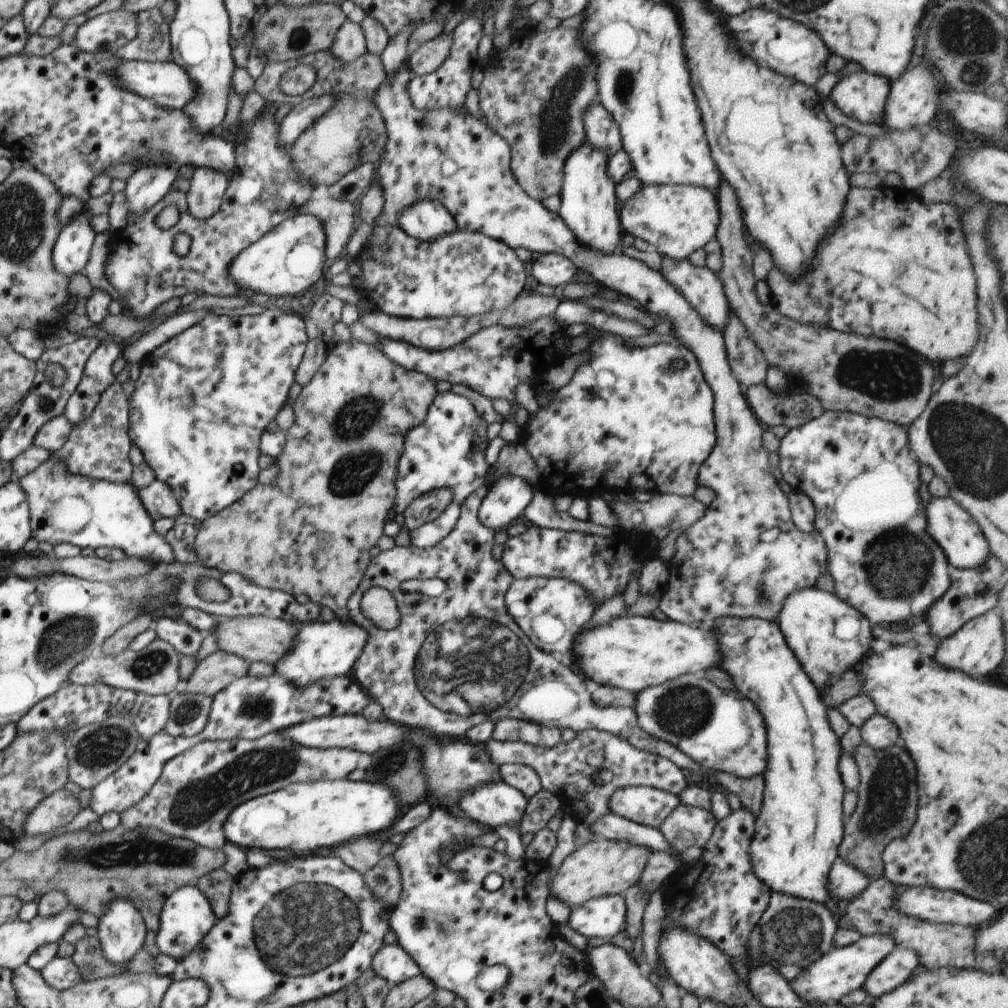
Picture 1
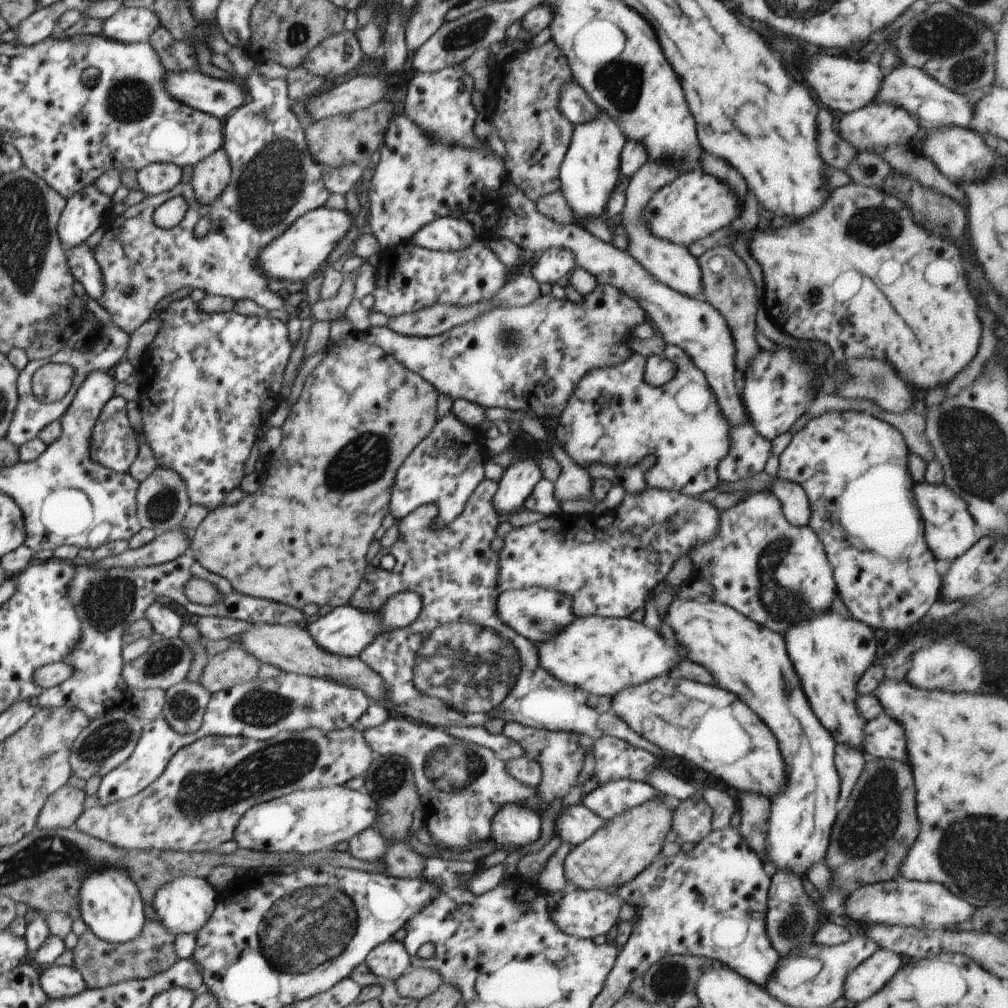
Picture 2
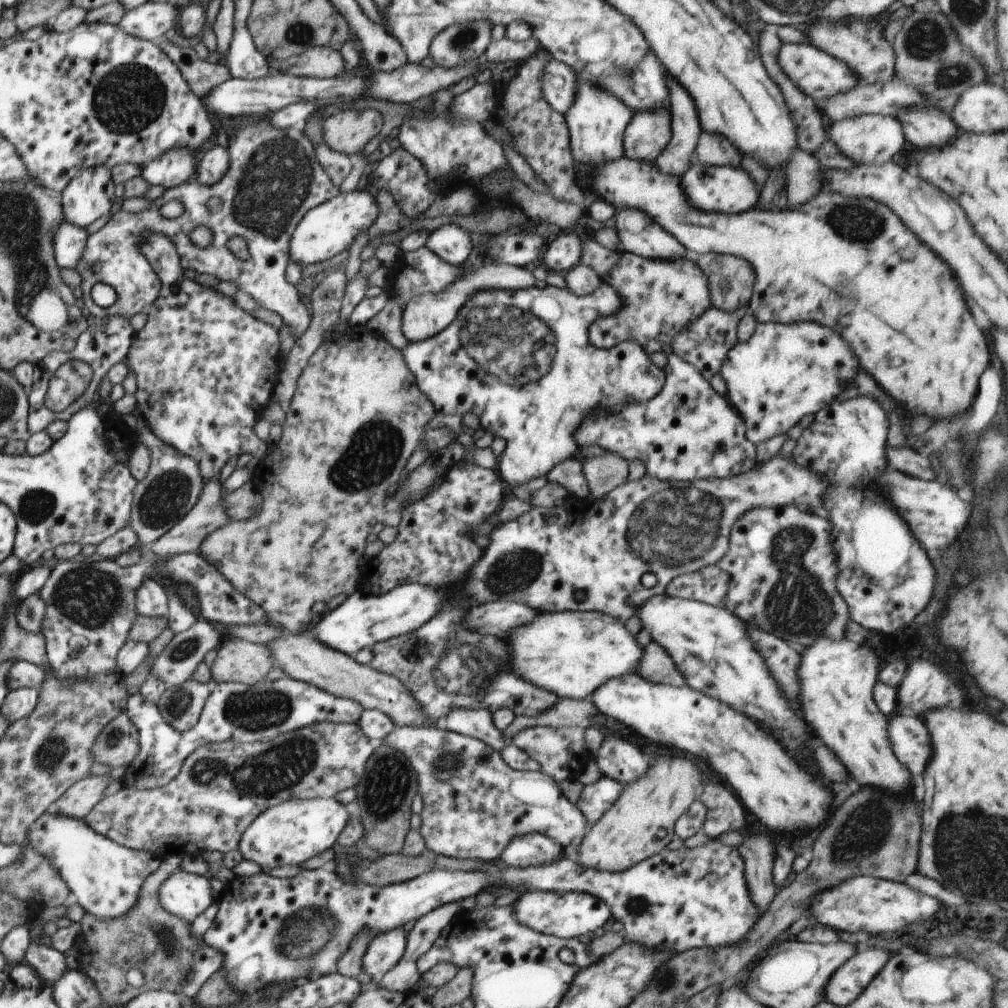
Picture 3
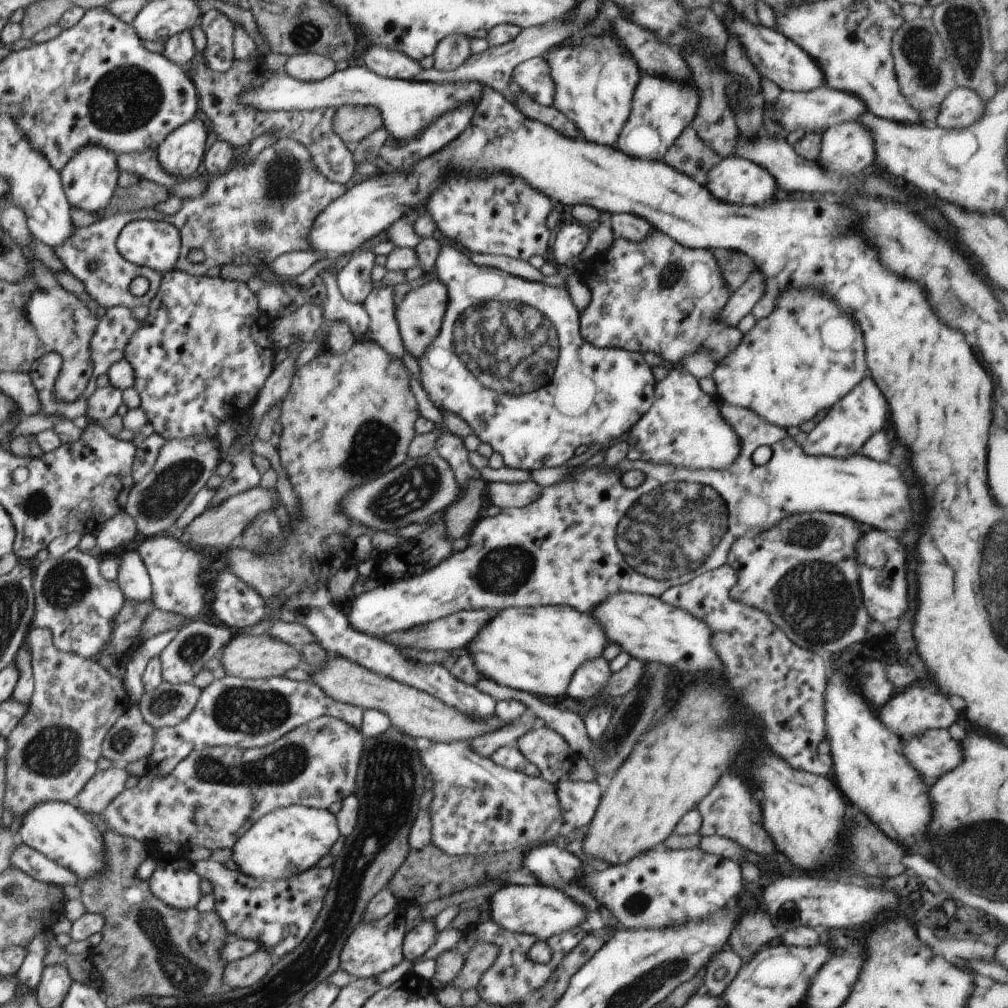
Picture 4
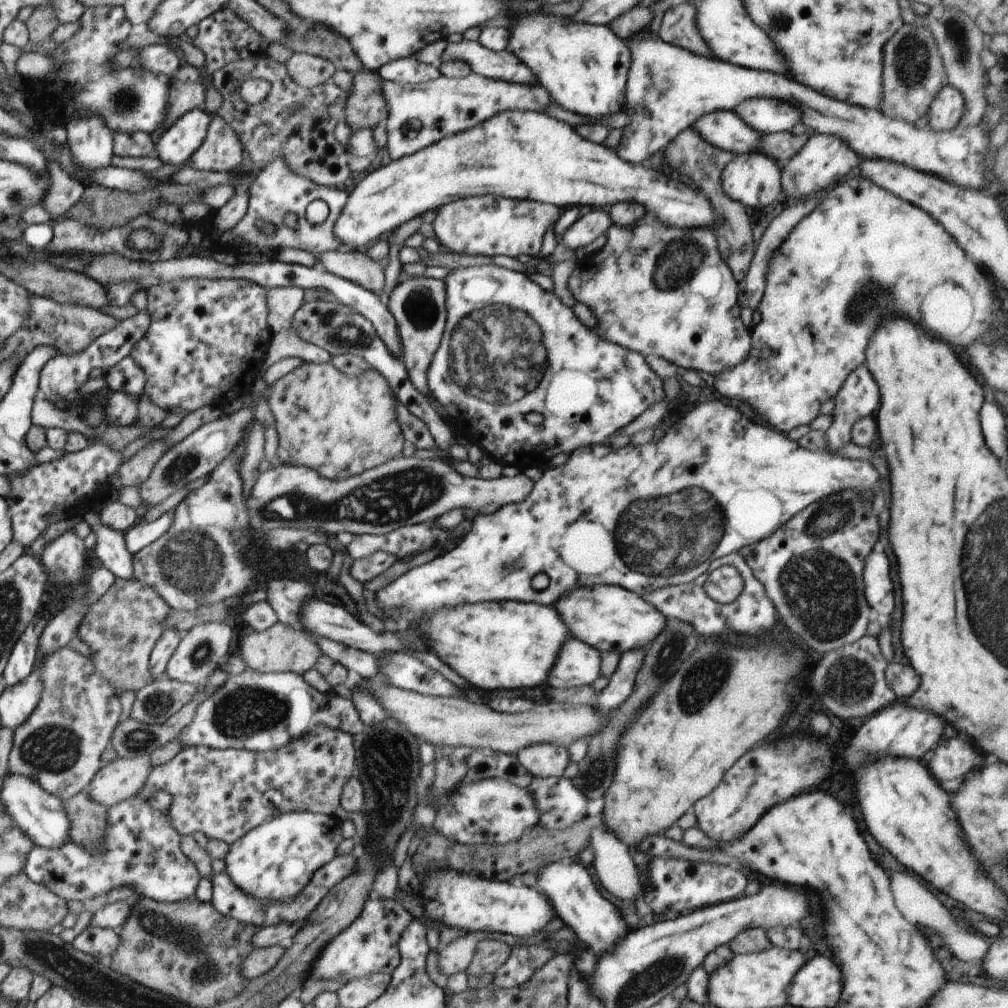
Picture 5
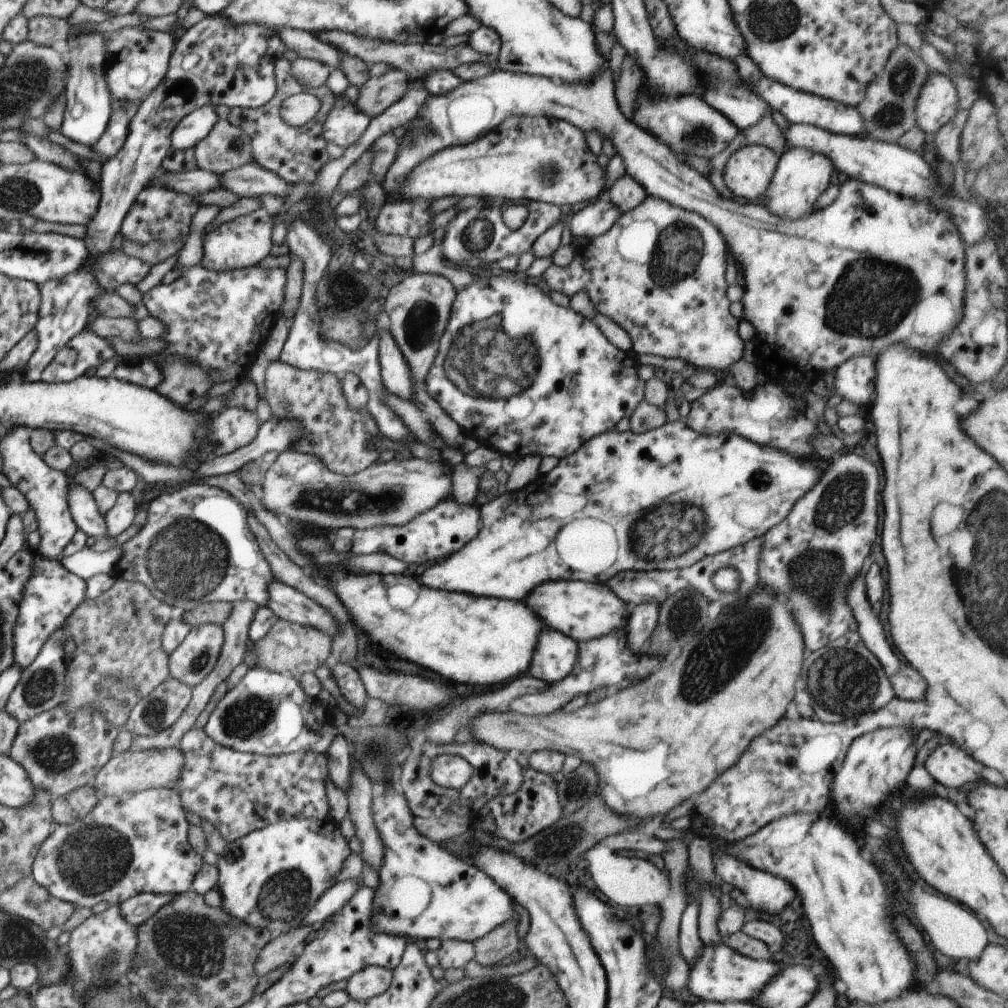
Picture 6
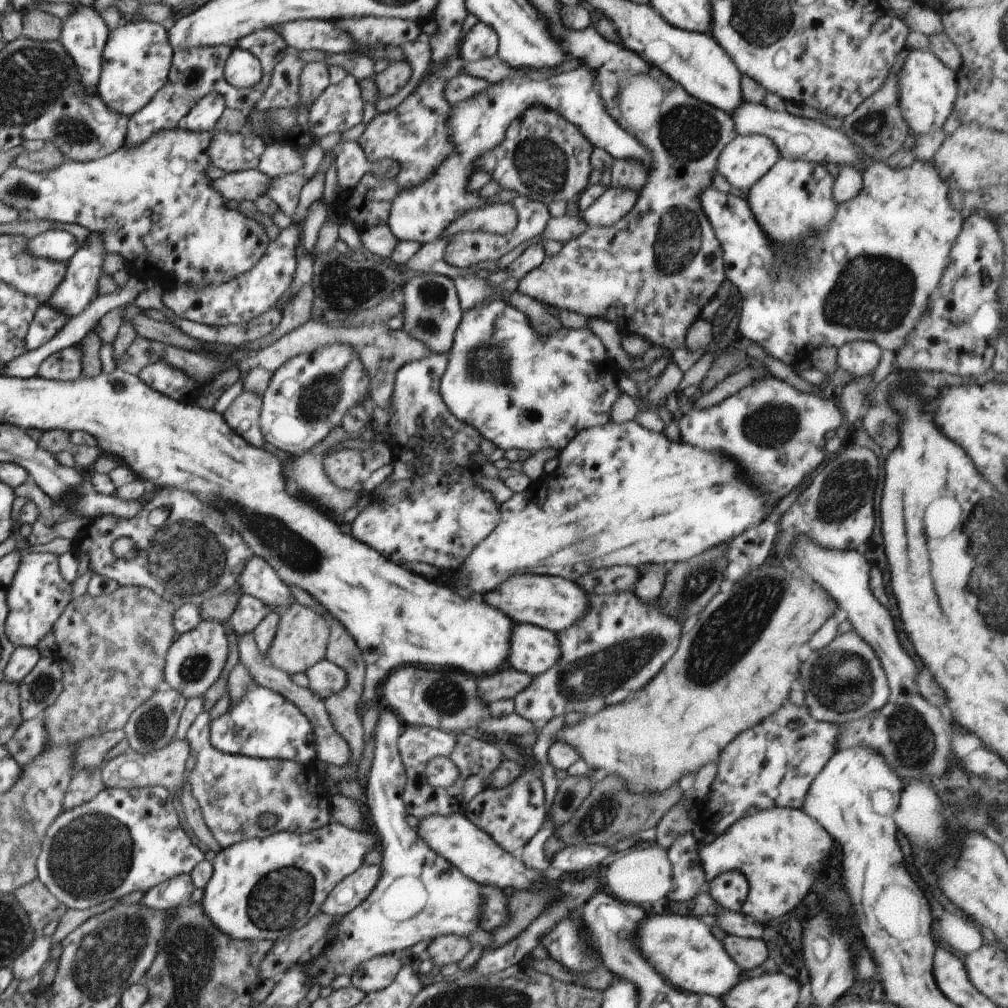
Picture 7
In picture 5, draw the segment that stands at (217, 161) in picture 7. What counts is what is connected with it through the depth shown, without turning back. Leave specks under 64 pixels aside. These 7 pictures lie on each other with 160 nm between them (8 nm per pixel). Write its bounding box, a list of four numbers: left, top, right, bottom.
[148,115,244,184]

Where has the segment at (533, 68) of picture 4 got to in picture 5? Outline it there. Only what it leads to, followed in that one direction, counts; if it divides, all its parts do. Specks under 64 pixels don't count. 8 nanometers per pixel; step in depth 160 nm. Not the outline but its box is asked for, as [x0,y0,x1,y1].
[441,41,538,85]

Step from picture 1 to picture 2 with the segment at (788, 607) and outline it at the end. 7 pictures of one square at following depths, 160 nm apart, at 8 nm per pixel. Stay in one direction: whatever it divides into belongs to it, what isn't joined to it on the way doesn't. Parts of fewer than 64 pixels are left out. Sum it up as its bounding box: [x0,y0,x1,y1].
[786,610,876,748]

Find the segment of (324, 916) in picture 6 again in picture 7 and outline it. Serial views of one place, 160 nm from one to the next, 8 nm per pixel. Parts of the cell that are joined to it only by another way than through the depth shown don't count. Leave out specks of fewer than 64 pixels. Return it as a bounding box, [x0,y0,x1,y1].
[320,863,380,918]

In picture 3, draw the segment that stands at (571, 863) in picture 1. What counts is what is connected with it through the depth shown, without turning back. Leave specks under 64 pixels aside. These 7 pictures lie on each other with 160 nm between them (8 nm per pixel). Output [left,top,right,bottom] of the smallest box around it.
[579,754,702,872]

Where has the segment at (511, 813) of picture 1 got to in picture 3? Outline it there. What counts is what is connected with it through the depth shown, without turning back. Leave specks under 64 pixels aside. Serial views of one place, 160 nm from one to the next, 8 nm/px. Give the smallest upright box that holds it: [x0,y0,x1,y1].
[501,833,565,867]

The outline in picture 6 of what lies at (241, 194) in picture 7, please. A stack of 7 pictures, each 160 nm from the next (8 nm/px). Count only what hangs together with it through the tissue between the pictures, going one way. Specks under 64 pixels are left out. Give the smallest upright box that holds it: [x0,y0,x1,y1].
[150,169,221,197]

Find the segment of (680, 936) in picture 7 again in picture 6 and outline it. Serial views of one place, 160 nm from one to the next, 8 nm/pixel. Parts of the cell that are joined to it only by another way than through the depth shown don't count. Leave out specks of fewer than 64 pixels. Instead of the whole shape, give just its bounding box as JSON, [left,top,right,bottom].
[687,943,780,1002]

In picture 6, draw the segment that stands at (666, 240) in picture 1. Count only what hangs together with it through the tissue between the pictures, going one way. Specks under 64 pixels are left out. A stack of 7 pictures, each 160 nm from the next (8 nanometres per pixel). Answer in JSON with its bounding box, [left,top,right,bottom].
[723,144,780,201]

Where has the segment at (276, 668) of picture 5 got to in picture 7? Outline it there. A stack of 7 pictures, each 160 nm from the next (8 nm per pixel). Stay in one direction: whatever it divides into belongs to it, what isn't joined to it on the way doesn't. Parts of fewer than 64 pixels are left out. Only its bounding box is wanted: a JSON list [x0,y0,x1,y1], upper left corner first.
[267,601,331,674]

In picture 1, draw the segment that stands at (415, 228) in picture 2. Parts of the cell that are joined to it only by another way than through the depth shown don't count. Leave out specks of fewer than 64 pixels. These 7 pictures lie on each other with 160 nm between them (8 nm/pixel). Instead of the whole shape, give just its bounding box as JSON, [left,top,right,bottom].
[373,64,828,626]

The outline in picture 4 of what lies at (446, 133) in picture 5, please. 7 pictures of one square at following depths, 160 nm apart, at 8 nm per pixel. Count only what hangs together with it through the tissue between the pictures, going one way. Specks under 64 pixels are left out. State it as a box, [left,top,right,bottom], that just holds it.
[241,65,483,144]

